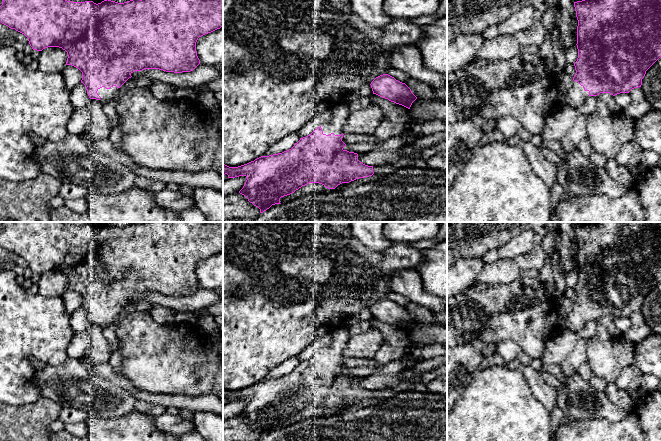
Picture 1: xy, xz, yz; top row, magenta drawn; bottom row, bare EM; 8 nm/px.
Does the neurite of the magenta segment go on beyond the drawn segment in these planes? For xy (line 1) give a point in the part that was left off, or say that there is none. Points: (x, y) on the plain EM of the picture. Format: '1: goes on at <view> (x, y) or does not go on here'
1: goes on at xy (105, 318)

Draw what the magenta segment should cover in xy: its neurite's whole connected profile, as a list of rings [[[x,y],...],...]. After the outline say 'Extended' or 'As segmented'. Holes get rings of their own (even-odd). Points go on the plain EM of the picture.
[[[63,222],[1,223],[0,246],[24,258],[28,262],[29,268],[33,274],[42,275],[48,271],[59,271],[65,274],[68,279],[66,289],[72,289],[82,296],[81,307],[85,309],[89,322],[99,324],[102,329],[112,322],[116,314],[131,302],[131,298],[135,295],[142,295],[145,293],[159,293],[174,297],[193,295],[200,288],[196,275],[196,266],[198,262],[223,251],[223,222],[146,222],[142,224],[133,223],[124,227],[118,227],[107,223],[98,228],[93,225],[72,226]]]. Extended

